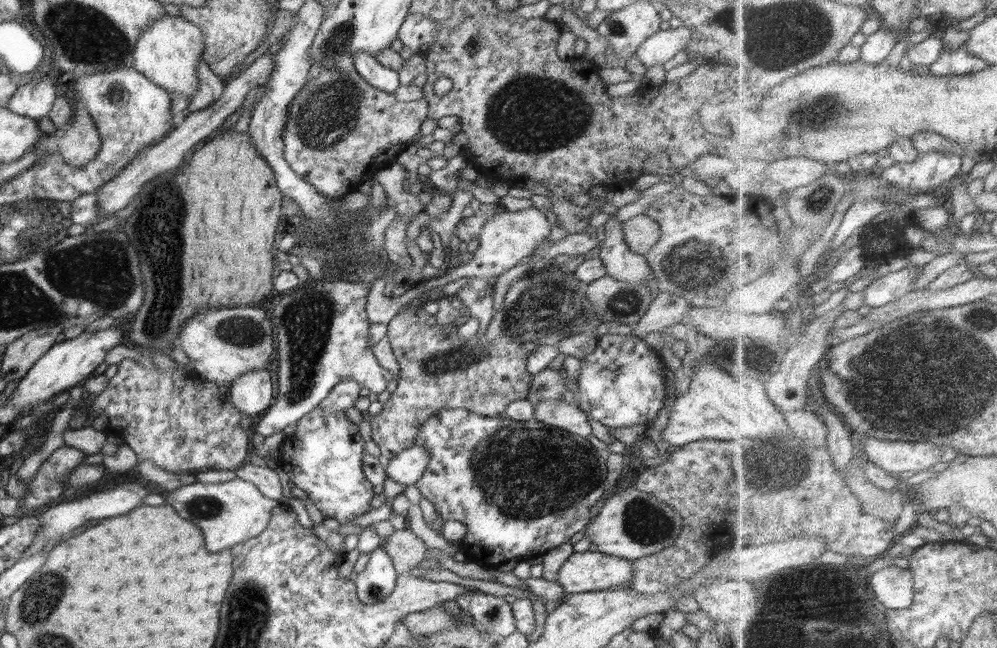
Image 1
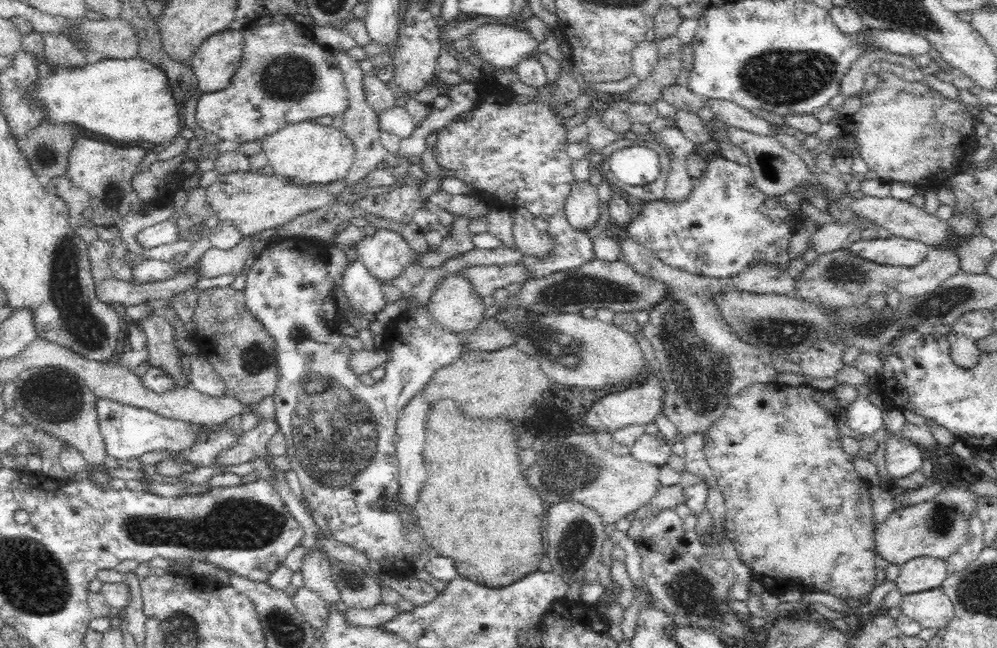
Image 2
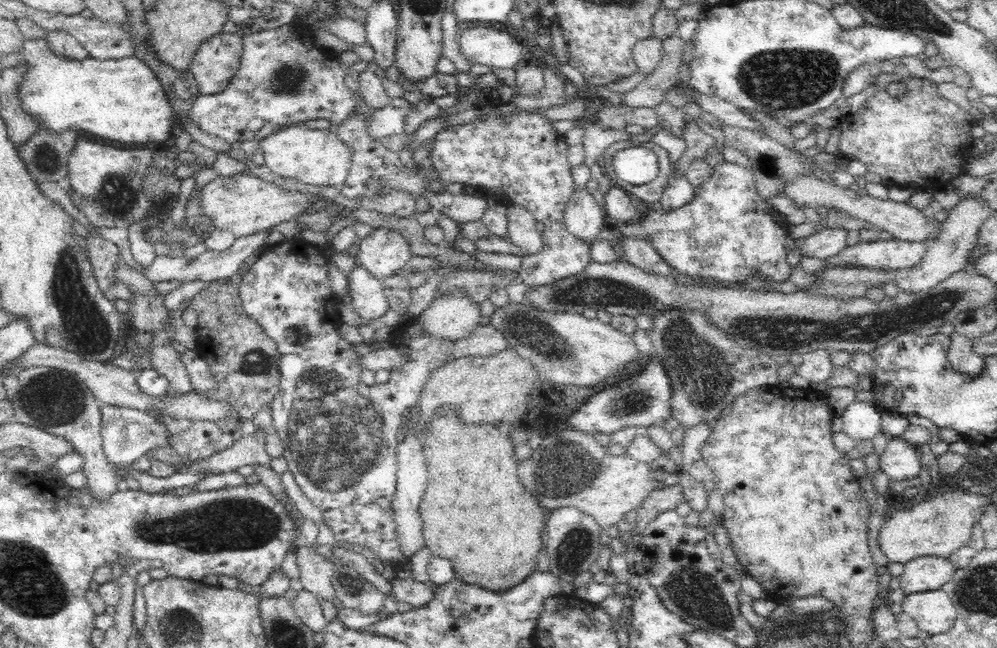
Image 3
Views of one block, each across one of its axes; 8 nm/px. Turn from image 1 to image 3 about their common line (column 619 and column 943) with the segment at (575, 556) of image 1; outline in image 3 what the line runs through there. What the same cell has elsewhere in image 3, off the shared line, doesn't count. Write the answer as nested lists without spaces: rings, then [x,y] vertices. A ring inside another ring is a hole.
[[[920,556],[905,564],[904,573],[900,576],[901,589],[905,595],[942,589],[942,586],[955,576],[956,570],[949,558]]]

